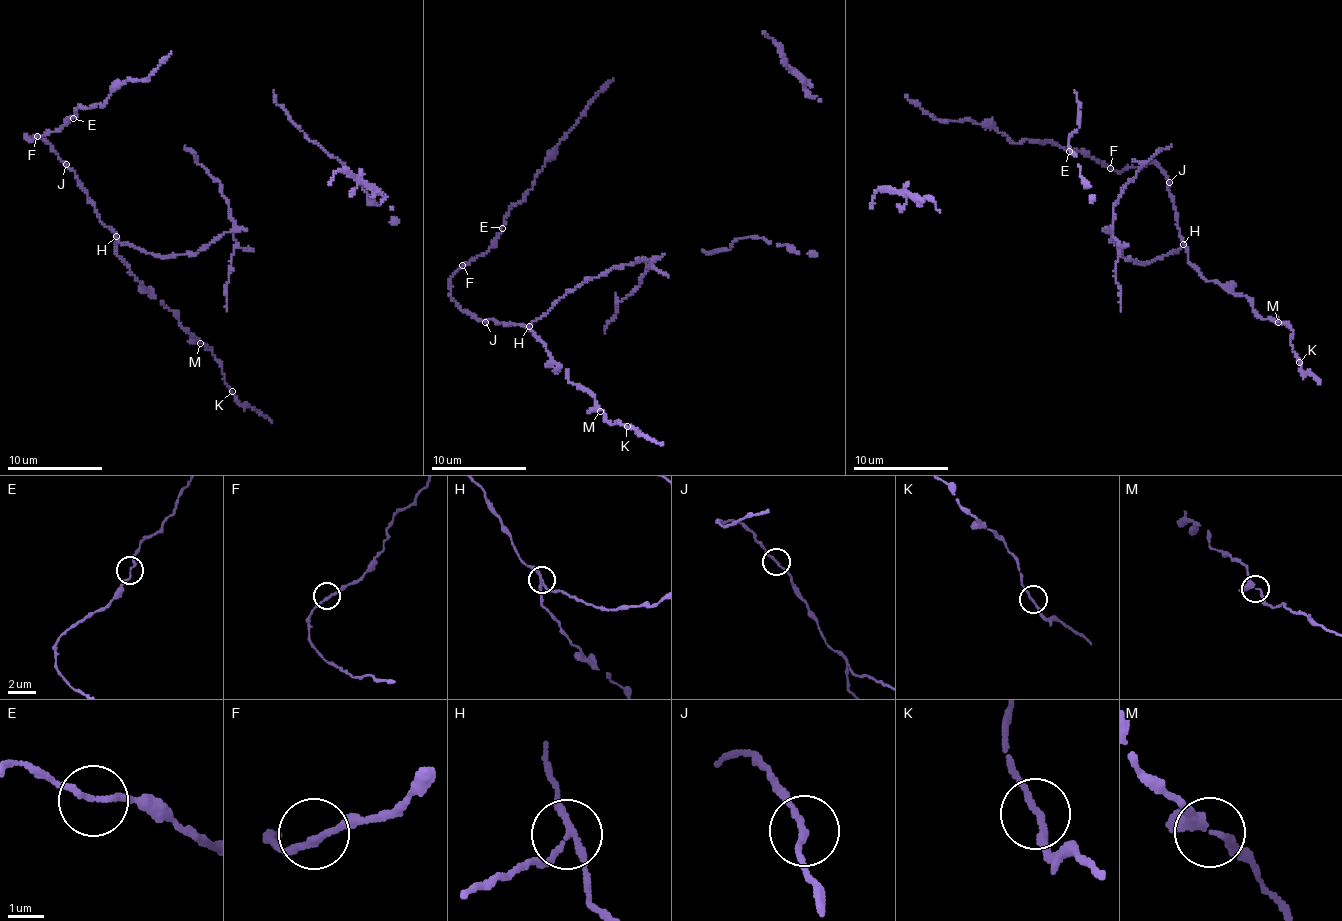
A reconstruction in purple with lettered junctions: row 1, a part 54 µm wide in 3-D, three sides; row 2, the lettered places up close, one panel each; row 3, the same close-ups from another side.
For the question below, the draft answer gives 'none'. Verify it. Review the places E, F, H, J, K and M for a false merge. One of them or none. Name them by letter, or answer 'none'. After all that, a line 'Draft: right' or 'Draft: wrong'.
H
Draft: wrong

